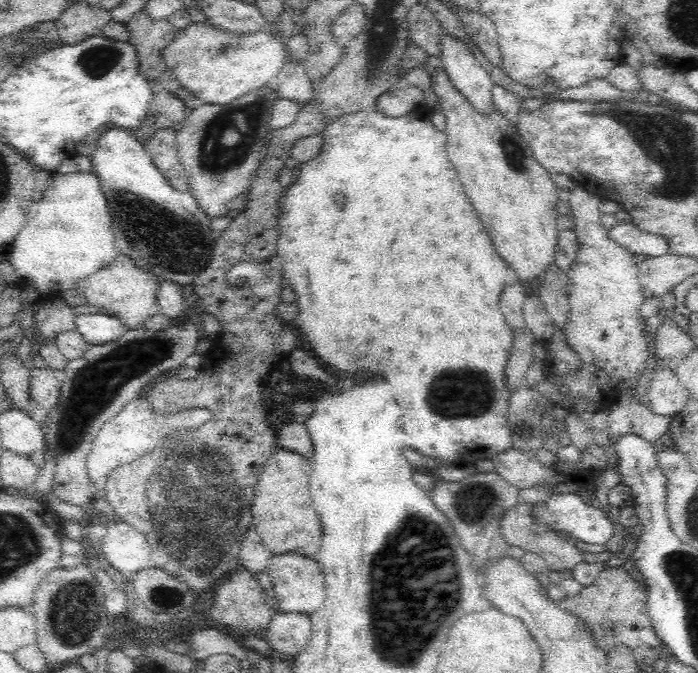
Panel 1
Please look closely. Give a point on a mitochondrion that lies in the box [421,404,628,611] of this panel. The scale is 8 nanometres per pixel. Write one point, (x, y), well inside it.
(472, 503)

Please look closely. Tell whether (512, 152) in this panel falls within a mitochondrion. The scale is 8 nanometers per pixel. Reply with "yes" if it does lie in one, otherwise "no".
yes

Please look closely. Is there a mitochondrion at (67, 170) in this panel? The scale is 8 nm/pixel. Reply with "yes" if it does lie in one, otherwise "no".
no

